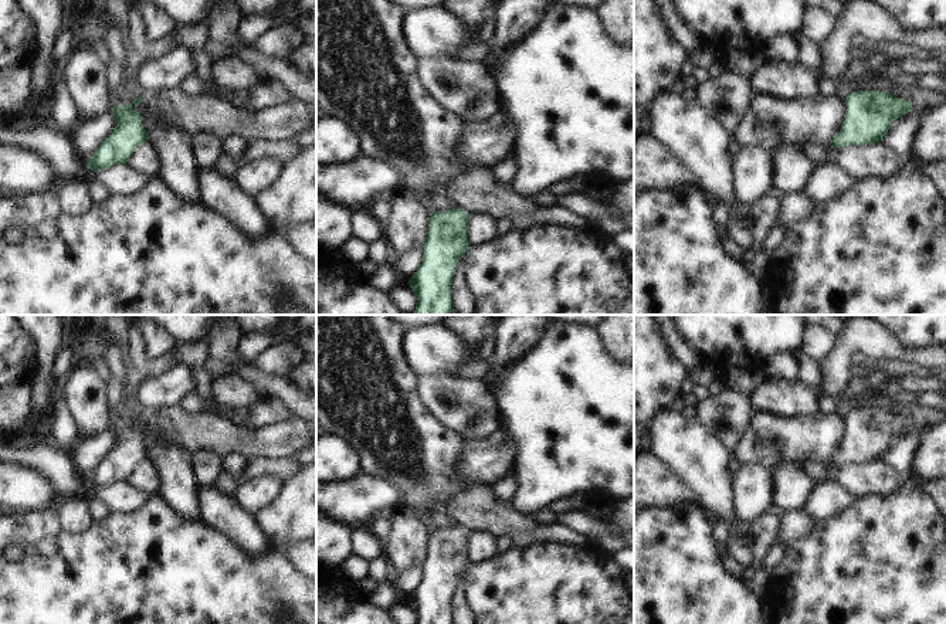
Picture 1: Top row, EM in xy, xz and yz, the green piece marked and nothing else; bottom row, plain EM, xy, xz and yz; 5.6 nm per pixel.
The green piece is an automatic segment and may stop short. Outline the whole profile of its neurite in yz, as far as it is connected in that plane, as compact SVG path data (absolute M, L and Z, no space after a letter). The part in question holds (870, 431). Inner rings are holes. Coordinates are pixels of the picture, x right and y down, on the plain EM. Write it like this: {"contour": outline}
{"contour": "M857 408L845 416L847 430L841 448L831 464L871 462L884 459L894 438L911 430L912 421L888 408Z"}

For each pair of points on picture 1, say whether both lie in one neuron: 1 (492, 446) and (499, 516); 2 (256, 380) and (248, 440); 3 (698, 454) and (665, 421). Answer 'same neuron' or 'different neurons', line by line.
1: different neurons
2: different neurons
3: same neuron

